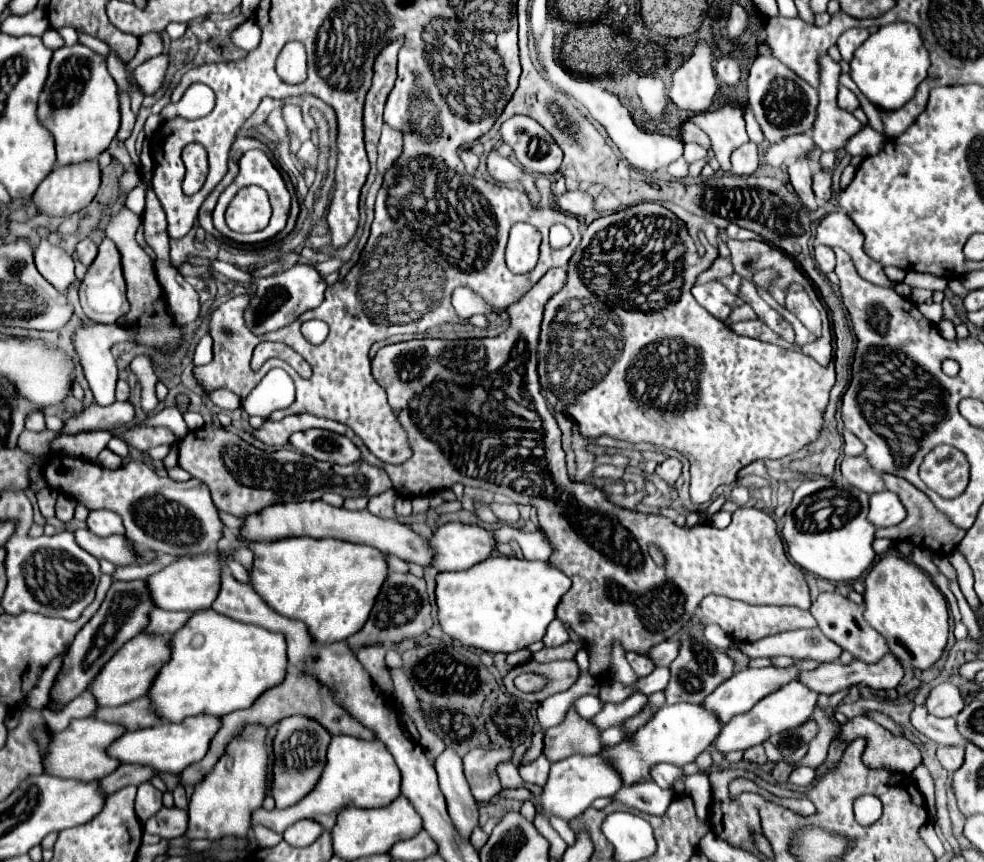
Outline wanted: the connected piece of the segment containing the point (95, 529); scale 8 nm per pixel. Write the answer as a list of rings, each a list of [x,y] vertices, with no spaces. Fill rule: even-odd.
[[[91,510],[87,524],[89,524],[89,530],[101,538],[113,536],[113,534],[125,534],[121,516],[111,510]]]

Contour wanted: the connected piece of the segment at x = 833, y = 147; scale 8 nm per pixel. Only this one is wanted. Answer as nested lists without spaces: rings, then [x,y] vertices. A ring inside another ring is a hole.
[[[823,54],[819,60],[821,68],[821,84],[819,84],[819,106],[817,106],[817,120],[813,126],[813,140],[823,152],[837,152],[845,146],[845,142],[861,130],[861,122],[841,110],[837,106],[837,86],[841,68],[837,62]]]

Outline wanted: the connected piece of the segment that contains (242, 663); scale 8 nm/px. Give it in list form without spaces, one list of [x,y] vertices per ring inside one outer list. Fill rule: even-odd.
[[[215,610],[197,612],[181,630],[171,634],[171,648],[173,648],[171,662],[161,668],[161,672],[157,674],[149,690],[153,708],[157,710],[157,714],[163,720],[171,720],[171,722],[181,722],[201,712],[225,716],[233,710],[249,708],[257,700],[257,696],[281,684],[281,680],[285,680],[287,676],[287,644],[283,634],[269,632],[255,624],[243,624],[243,622],[225,618]]]

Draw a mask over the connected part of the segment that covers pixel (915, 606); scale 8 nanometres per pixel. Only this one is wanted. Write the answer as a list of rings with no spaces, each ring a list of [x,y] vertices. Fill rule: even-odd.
[[[887,554],[867,574],[863,598],[865,620],[885,636],[889,652],[895,654],[903,666],[909,664],[913,668],[927,670],[943,656],[949,632],[947,602],[917,564],[897,554]]]

